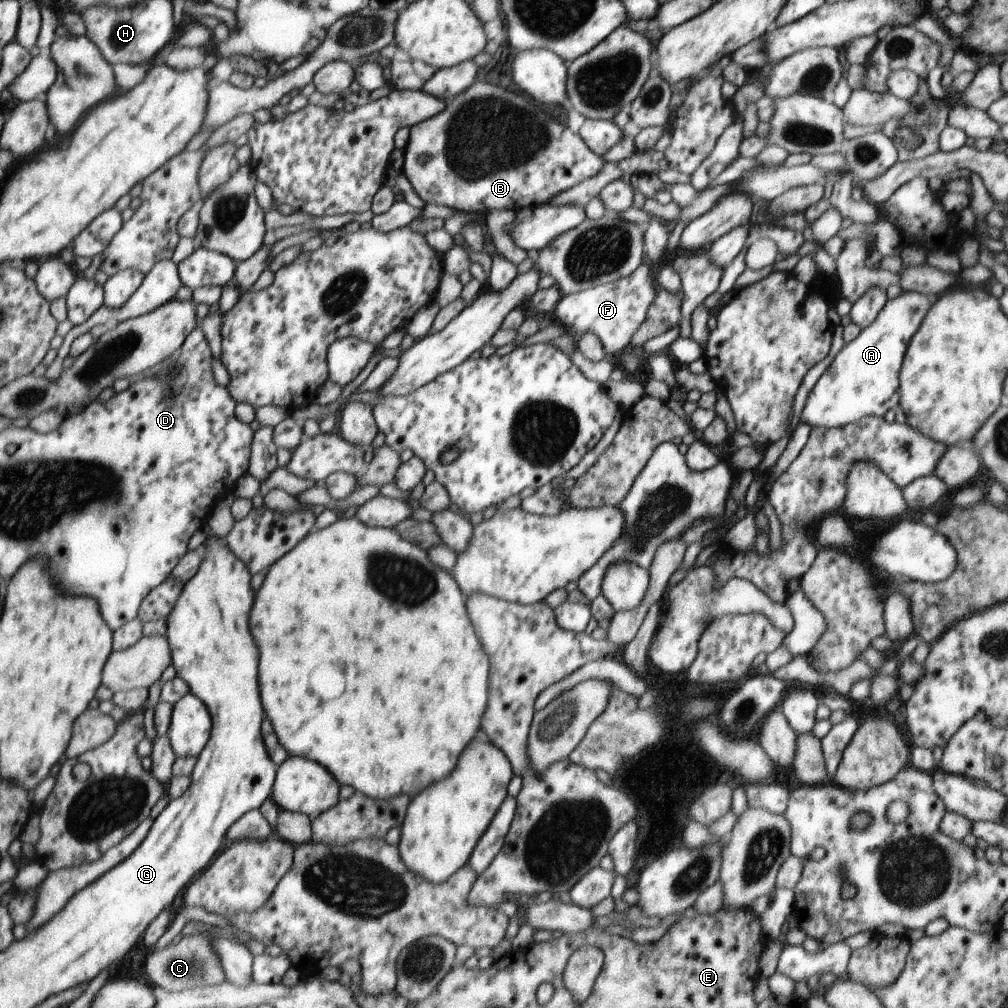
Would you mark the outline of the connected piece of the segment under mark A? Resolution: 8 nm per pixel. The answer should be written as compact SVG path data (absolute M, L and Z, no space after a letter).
M913 291L886 298L885 306L879 310L875 320L867 328L860 329L851 342L844 344L819 376L803 404L799 420L807 422L811 428L835 428L858 422L867 415L883 417L895 408L902 358L929 307L927 296Z

